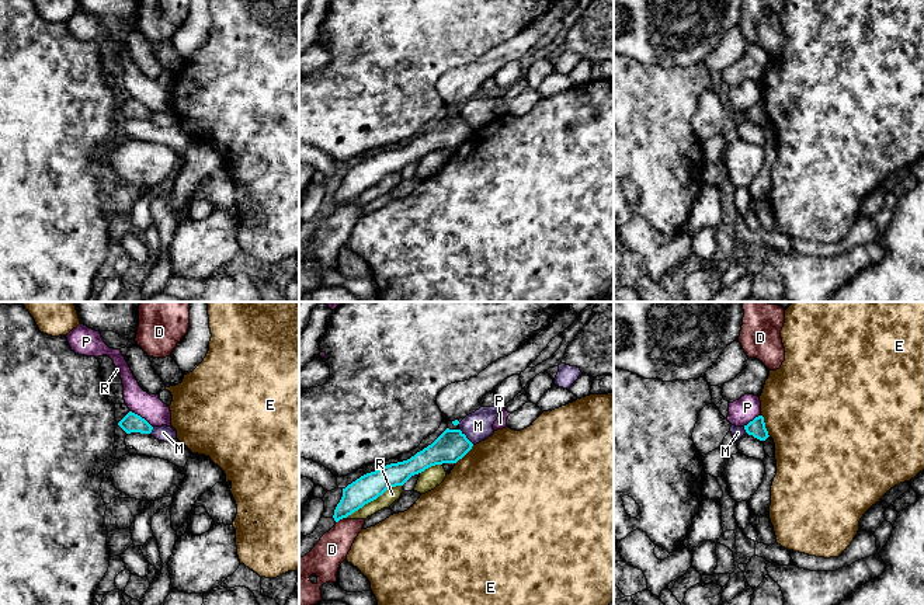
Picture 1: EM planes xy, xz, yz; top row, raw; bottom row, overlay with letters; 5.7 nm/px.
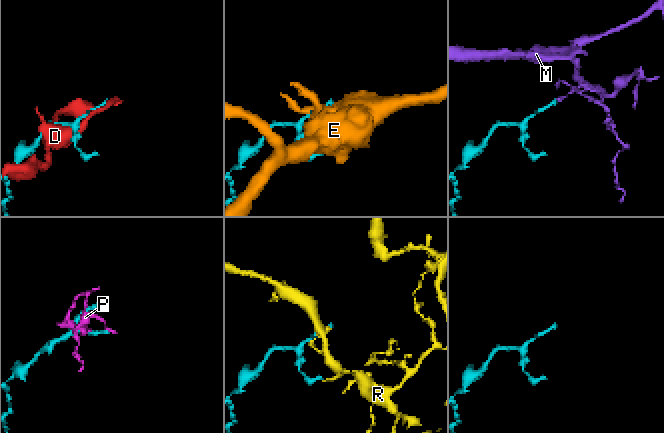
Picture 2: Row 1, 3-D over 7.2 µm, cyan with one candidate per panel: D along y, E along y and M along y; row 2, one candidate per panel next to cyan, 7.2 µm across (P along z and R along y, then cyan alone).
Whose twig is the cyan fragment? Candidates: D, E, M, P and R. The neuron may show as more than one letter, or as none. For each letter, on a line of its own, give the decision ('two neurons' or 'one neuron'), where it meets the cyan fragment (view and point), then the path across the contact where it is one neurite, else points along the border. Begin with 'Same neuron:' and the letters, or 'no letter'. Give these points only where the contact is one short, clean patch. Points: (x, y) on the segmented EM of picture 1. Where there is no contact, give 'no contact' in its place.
Same neuron: no letter
D: two neurons; meets cyan in xz at (337, 521)
E: two neurons; meets cyan in yz at (764, 426)
M: two neurons; meets cyan in xz at (465, 437); border along xz (459, 428), (473, 444)
P: two neurons; meets cyan in xy at (139, 416); border along xy (129, 410), (139, 414), (152, 427)
R: two neurons; meets cyan in xz at (370, 501)

